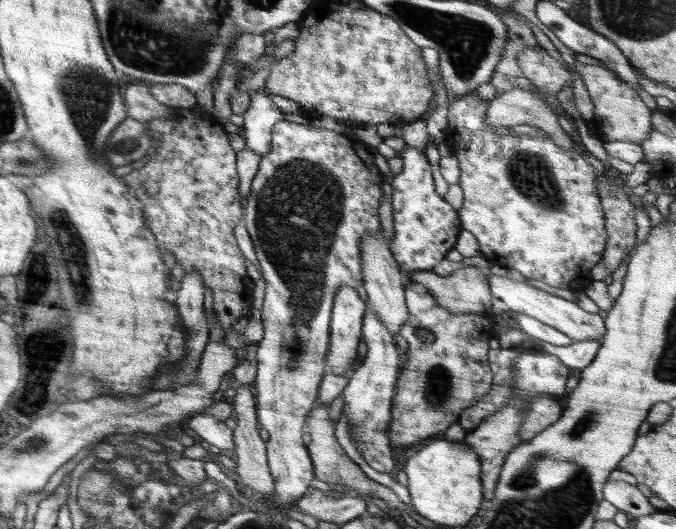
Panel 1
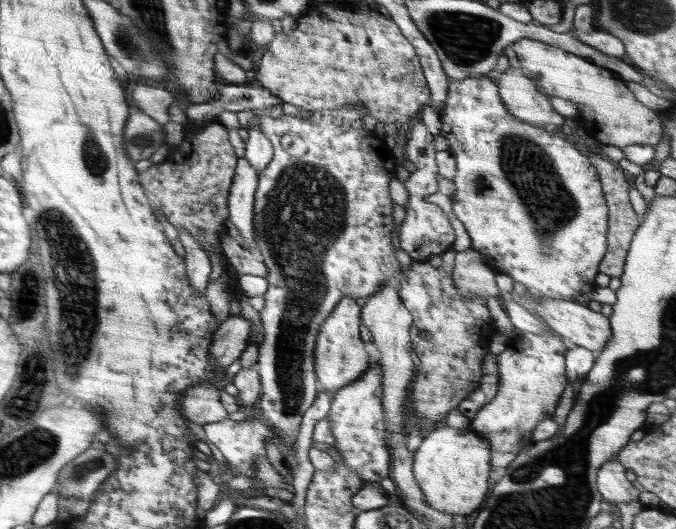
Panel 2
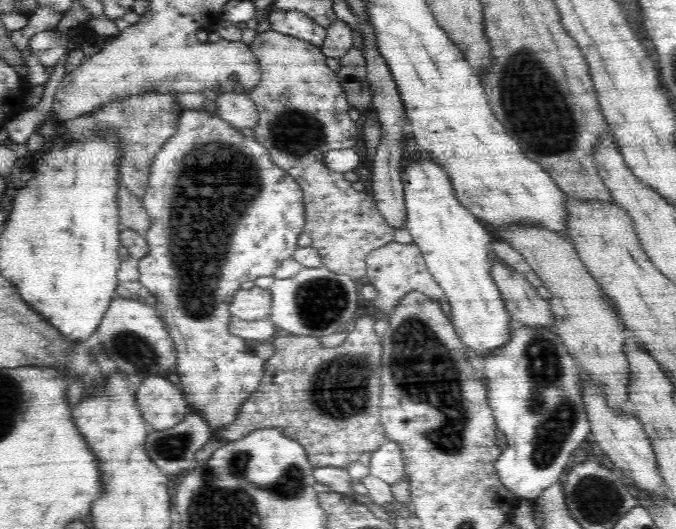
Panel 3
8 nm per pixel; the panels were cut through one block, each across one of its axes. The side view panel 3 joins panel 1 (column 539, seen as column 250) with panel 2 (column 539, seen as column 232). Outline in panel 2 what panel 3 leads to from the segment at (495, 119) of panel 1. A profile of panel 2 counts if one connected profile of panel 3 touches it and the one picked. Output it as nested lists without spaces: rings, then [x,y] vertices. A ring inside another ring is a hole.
[[[506,70],[499,79],[498,89],[506,111],[524,121],[538,127],[552,128],[562,125],[565,118],[560,116],[544,93],[541,93],[534,82],[523,71]]]

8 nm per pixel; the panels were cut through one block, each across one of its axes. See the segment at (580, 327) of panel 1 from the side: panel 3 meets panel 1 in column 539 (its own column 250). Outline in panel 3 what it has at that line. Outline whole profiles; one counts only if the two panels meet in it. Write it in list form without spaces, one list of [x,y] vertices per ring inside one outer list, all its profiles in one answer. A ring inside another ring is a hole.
[[[252,287],[240,289],[229,304],[231,317],[239,320],[262,320],[268,318],[272,306],[272,295],[269,289]]]

